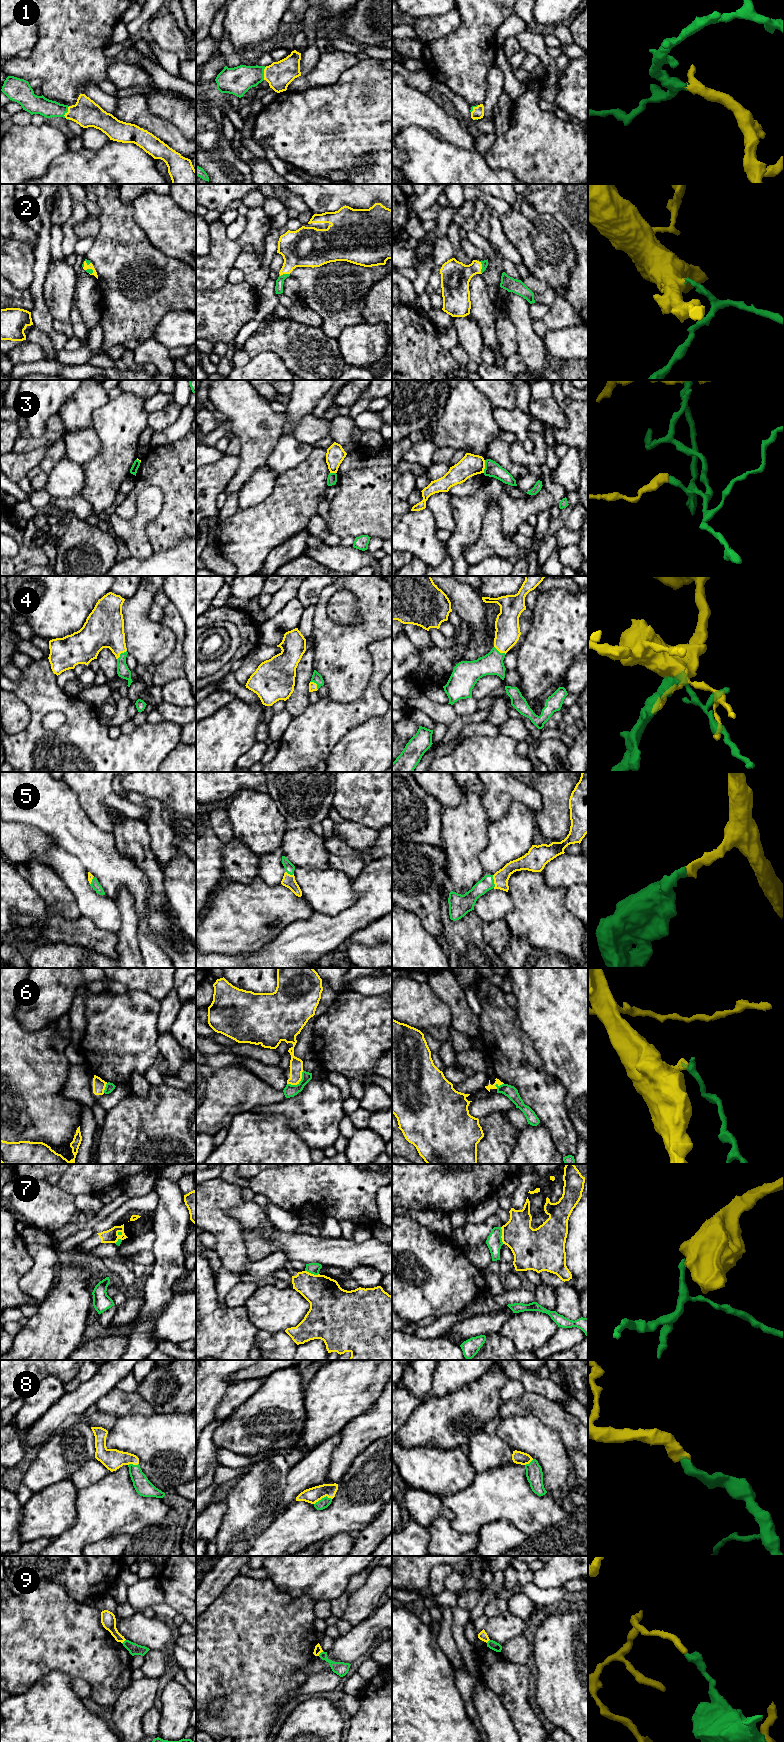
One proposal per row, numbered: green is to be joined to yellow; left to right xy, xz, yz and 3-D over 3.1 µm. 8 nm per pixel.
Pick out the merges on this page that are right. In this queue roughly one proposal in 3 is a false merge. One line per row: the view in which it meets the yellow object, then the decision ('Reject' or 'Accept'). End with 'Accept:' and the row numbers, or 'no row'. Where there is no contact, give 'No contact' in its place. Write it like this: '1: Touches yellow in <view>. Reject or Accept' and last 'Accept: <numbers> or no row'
1: Touches yellow in xy. Accept
2: Touches yellow in yz. Accept
3: Touches yellow in yz. Reject
4: Touches yellow in xy. Accept
5: Touches yellow in yz. Accept
6: Touches yellow in xz. Reject
7: Touches yellow in yz. Reject
8: Touches yellow in xz. Accept
9: Touches yellow in xz. Reject
Accept: 1, 2, 4, 5, 8

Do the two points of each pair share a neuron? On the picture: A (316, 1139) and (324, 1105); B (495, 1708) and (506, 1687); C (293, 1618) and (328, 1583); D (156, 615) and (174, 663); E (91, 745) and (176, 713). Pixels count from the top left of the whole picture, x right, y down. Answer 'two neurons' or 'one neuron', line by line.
A: one neuron
B: two neurons
C: two neurons
D: two neurons
E: two neurons

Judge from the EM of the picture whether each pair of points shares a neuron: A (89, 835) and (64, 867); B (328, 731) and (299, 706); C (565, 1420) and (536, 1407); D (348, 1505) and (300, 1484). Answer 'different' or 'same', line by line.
A: different
B: different
C: same
D: same

